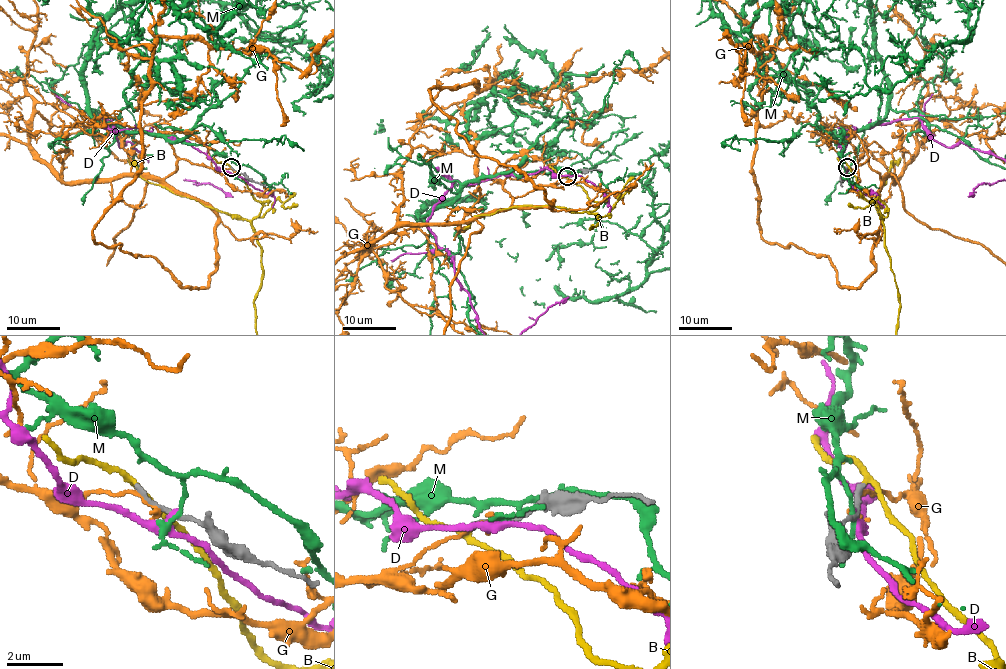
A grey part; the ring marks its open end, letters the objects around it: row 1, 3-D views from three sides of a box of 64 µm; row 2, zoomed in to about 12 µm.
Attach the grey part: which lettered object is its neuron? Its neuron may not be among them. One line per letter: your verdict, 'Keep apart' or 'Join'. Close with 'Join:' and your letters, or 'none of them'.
B: Join
D: Keep apart
G: Keep apart
M: Keep apart
Join: B

